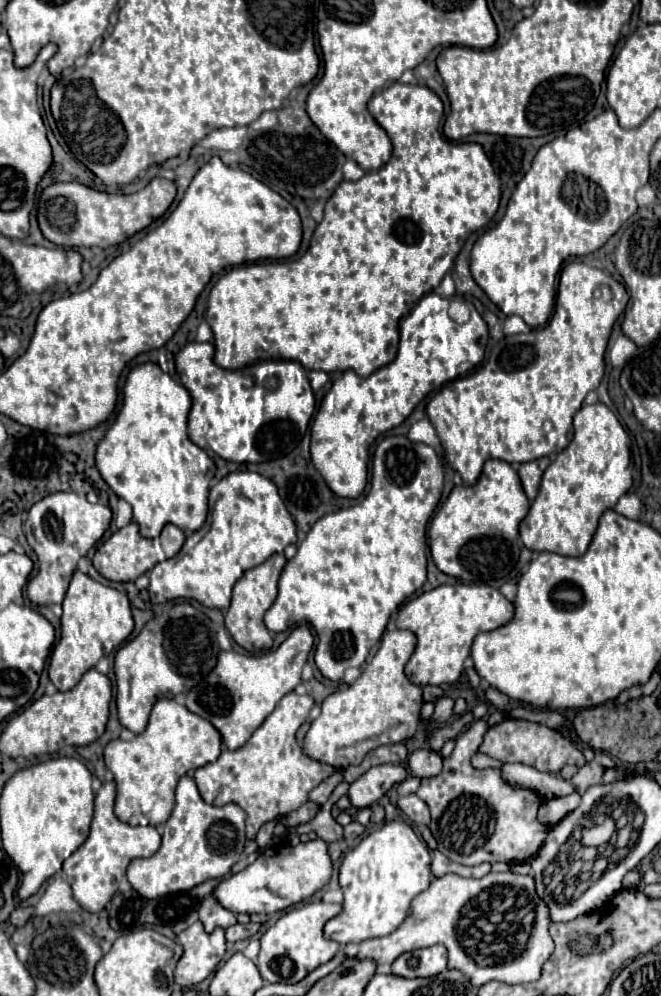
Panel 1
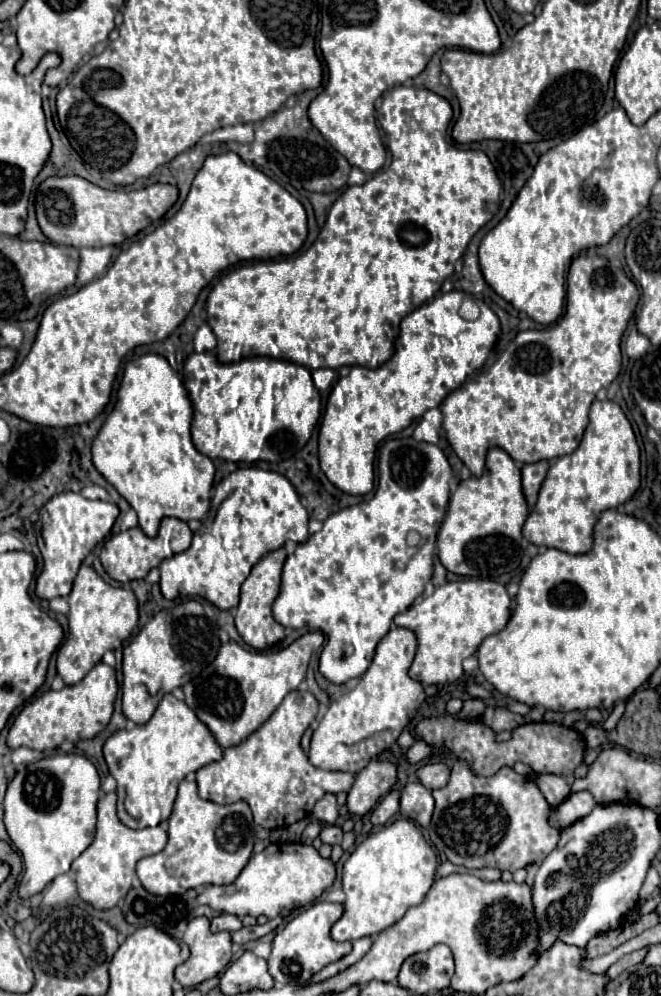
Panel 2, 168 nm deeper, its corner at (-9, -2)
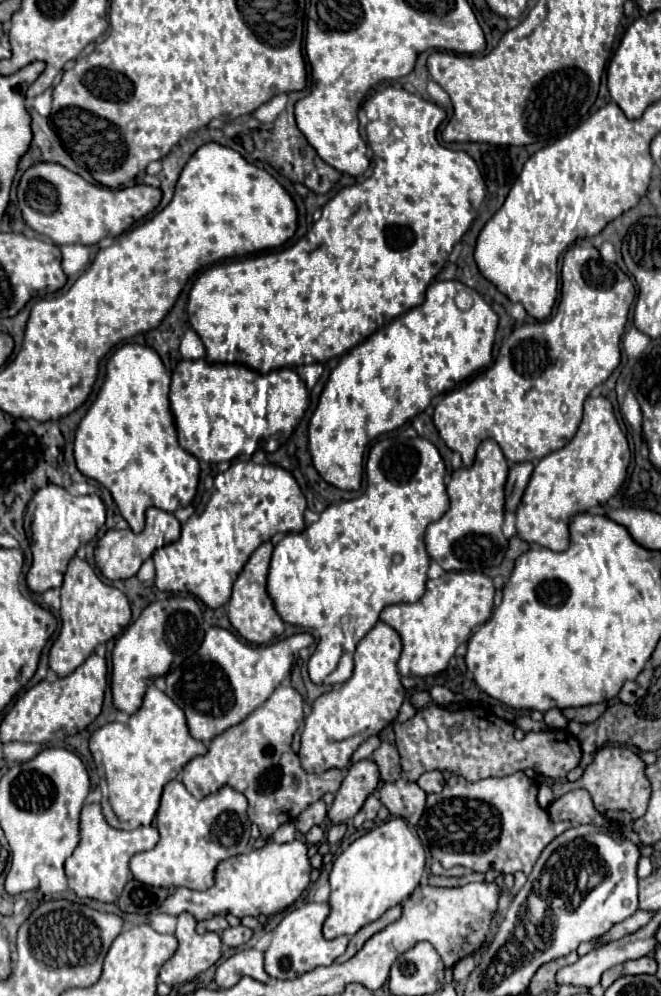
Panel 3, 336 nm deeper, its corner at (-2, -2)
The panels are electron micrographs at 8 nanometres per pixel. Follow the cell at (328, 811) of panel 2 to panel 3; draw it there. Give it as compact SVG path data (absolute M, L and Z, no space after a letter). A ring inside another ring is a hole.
M320 799L316 803L312 803L304 813L300 813L300 817L296 817L294 825L298 831L308 833L312 825L322 825L326 821L326 803Z

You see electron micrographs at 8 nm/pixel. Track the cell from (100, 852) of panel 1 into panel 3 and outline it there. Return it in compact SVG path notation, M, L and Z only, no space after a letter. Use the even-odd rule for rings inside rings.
M98 803L84 805L82 817L80 817L80 843L76 851L66 859L68 887L78 897L90 897L96 901L114 903L120 897L130 877L130 869L128 869L130 857L134 857L136 853L154 849L158 841L159 832L154 827L138 827L134 831L120 831L108 825Z

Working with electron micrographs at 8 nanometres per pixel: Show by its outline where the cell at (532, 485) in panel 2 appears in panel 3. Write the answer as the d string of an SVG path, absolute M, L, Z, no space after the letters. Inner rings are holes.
M514 463L508 473L506 483L506 511L516 511L520 497L524 495L524 489L528 487L528 481L532 477L532 463Z

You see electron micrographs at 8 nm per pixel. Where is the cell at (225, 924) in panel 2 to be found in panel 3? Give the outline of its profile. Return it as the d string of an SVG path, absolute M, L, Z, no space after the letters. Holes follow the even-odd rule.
M216 915L216 917L212 917L212 919L206 919L206 921L204 921L204 927L206 927L206 931L222 933L222 931L228 927L228 921L226 921L222 915Z

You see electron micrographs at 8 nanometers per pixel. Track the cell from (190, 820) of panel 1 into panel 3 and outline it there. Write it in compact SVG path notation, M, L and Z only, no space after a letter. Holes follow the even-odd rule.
M170 781L164 787L160 809L156 815L160 841L154 849L138 853L130 859L134 879L152 887L188 887L204 891L214 885L216 865L228 857L240 855L248 847L250 819L246 815L248 801L232 787L196 801L182 781Z

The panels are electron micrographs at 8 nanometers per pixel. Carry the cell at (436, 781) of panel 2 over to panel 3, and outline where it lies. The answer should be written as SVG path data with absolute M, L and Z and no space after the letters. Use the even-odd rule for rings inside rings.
M426 771L416 781L426 793L440 793L444 787L444 775L440 771Z

